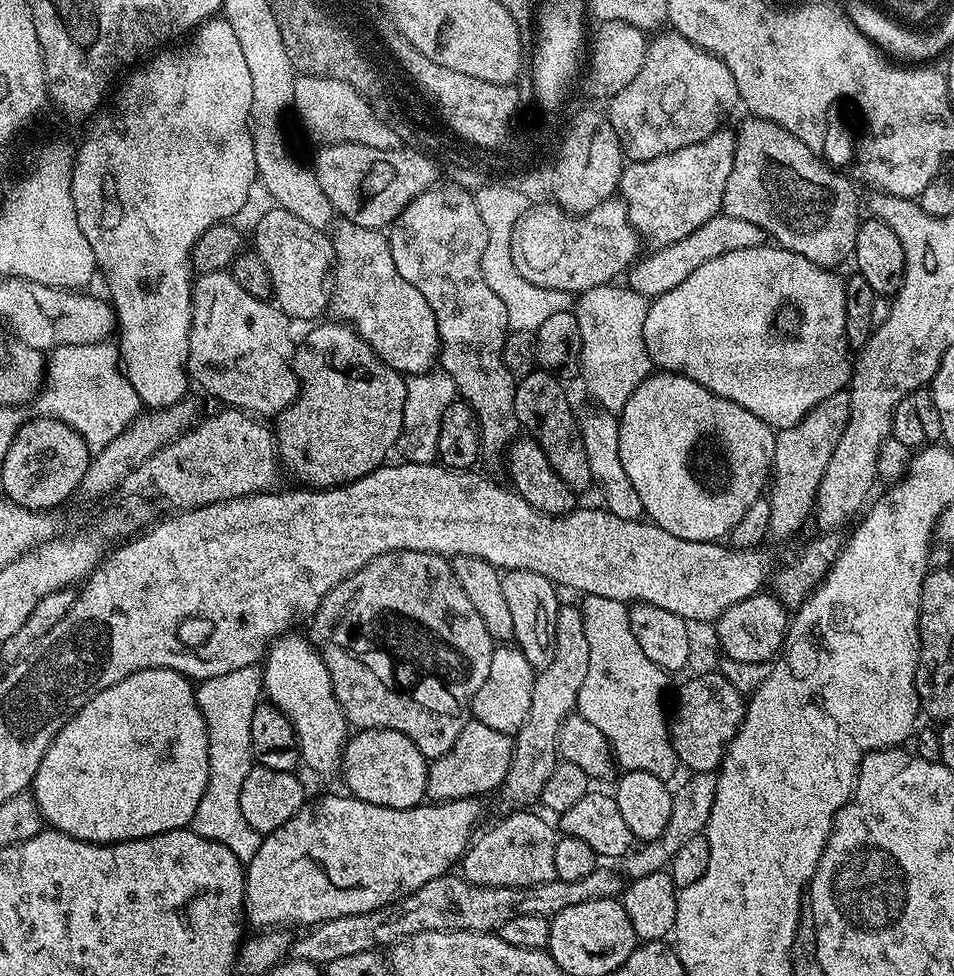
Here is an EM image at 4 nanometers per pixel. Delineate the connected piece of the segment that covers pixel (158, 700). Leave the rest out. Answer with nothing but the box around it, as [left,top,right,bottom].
[31,668,210,844]

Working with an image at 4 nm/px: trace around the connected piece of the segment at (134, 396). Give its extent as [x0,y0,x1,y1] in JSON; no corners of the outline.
[34,342,142,454]

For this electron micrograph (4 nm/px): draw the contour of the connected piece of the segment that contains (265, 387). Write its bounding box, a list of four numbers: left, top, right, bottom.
[188,272,300,418]

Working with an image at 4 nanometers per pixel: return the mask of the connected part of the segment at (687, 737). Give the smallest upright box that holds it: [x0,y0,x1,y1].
[670,670,745,773]

